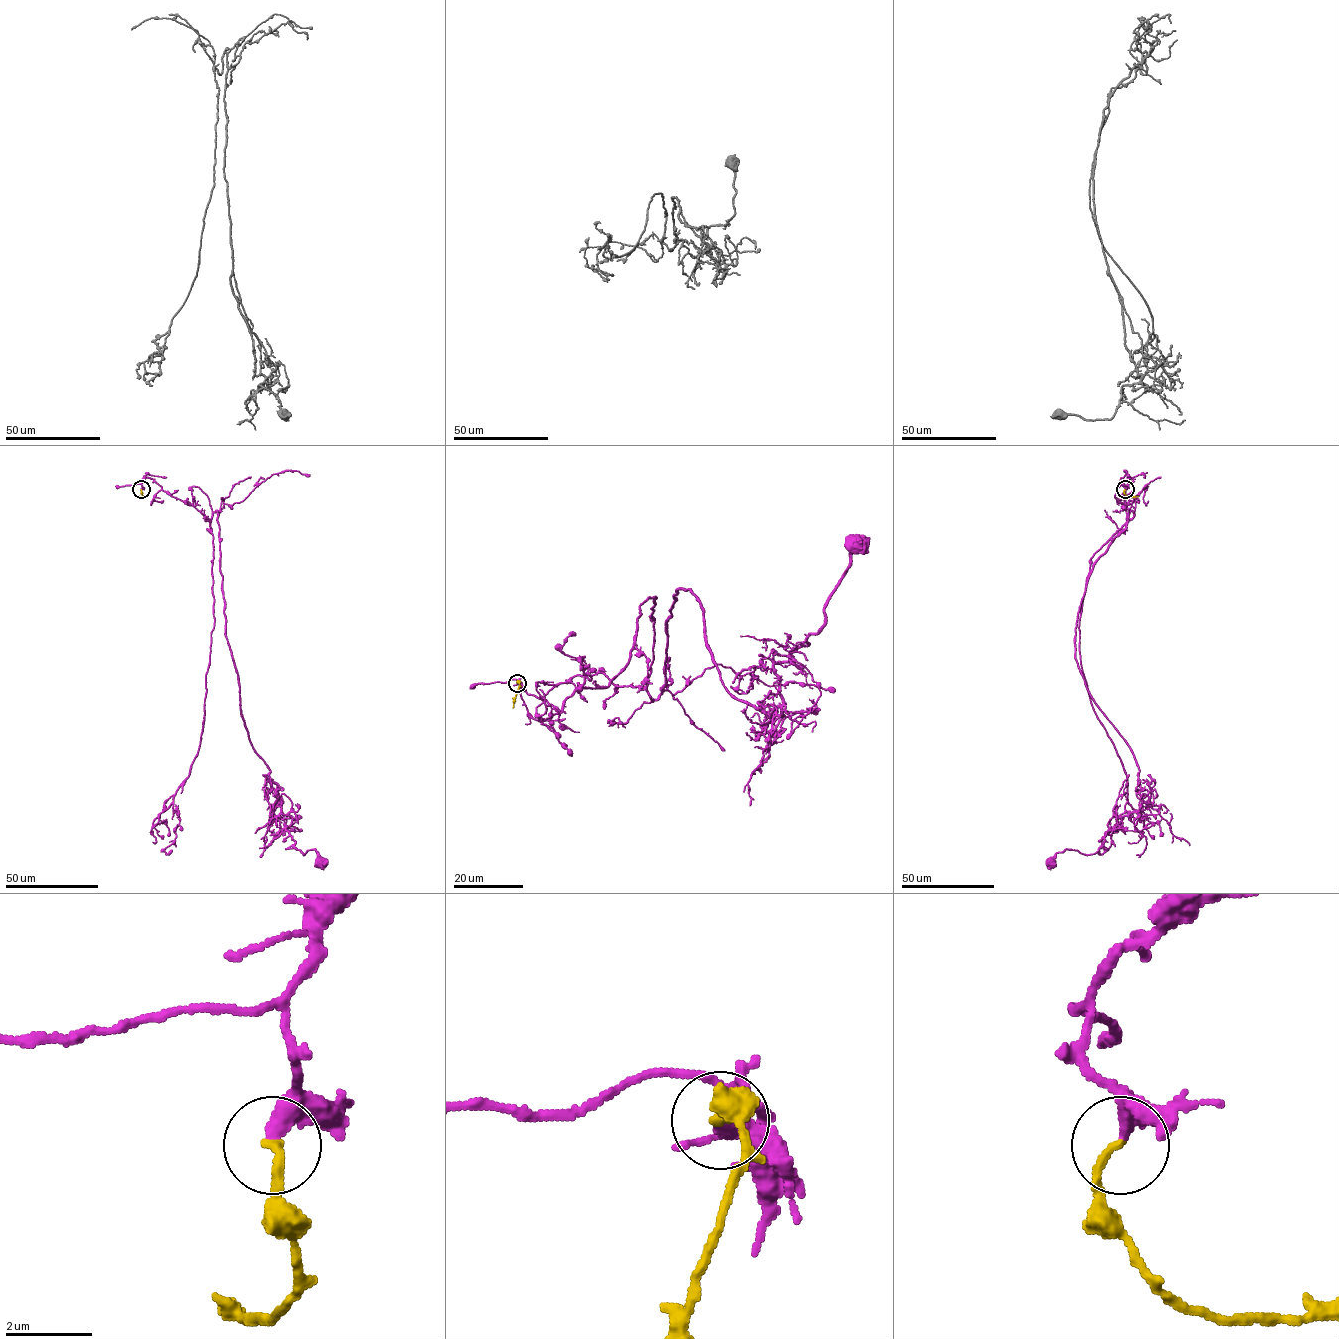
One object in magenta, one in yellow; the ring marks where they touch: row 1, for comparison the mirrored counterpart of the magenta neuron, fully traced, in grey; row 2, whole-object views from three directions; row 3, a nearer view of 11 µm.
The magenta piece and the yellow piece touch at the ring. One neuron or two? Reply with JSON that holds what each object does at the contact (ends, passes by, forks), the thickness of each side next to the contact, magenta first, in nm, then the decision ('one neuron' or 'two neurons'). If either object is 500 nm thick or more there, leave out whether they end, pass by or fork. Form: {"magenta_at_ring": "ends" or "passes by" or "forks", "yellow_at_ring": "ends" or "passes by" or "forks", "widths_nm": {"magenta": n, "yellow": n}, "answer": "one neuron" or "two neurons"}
{"magenta_at_ring": "ends", "yellow_at_ring": "ends", "widths_nm": {"magenta": 400, "yellow": 200}, "answer": "one neuron"}

